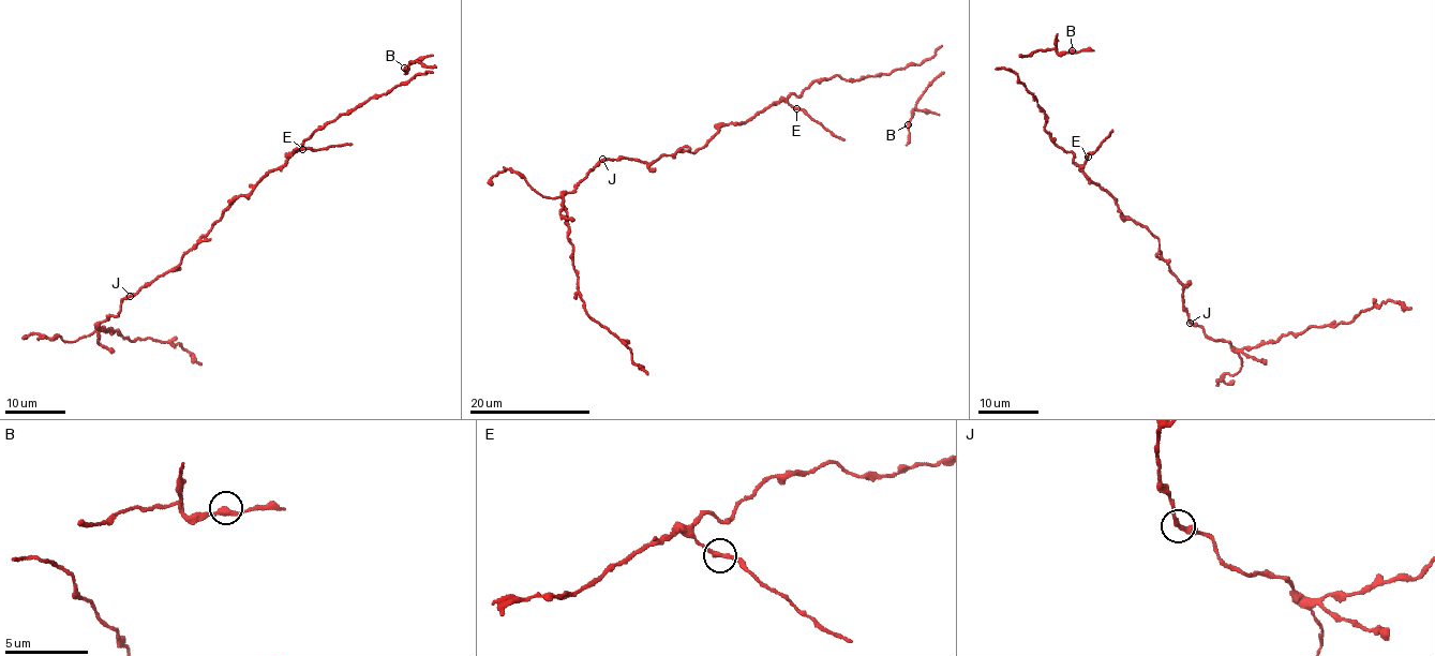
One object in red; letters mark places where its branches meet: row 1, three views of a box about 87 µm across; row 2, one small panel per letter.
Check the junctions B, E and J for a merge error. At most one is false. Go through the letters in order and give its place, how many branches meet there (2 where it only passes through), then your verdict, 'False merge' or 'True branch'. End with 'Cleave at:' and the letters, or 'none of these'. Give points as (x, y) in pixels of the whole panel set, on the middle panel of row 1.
B: Place: (908, 124). Branches: 2. True branch
E: Place: (796, 108). Branches: 2. False merge
J: Place: (602, 159). Branches: 2. True branch
Cleave at: E

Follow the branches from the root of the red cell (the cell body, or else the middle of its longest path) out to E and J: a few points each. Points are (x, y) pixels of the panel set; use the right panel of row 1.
E: (1155, 237), (1124, 217), (1106, 190), (1090, 181), (1081, 169), (1088, 157)
J: (1155, 237), (1160, 255), (1182, 284), (1183, 306), (1190, 323)

